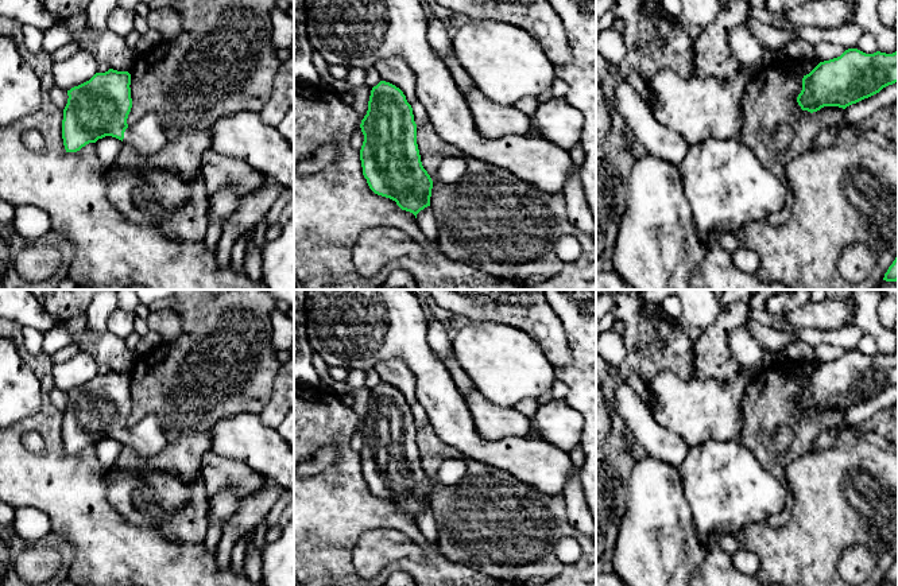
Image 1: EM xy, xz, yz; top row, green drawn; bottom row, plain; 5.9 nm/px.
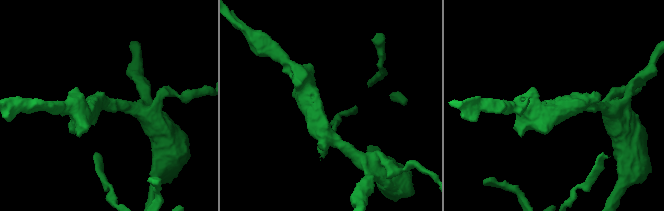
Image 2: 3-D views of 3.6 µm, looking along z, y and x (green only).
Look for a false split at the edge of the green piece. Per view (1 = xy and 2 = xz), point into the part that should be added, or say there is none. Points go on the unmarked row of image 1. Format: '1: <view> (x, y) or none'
1: xy (147, 439)
2: xz (452, 472)

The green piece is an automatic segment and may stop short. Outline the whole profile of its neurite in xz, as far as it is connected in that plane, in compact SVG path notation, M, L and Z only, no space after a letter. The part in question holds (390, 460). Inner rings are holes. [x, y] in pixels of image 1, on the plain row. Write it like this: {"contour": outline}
{"contour": "M380 383L372 389L368 412L360 426L364 443L360 451L363 477L369 490L382 498L390 500L406 513L415 517L430 508L431 490L436 484L456 485L467 474L467 461L446 459L437 477L431 480L423 470L417 446L417 426L413 410L403 393L395 387Z"}

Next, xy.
{"contour": "M109 370L96 375L89 383L67 392L67 405L63 411L62 441L66 454L77 454L89 445L112 438L131 447L144 462L154 462L166 447L167 441L156 415L144 416L133 427L127 426L132 410L131 376Z"}

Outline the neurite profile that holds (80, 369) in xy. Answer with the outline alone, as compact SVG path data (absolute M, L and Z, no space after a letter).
M82 350L69 361L53 366L55 387L65 392L89 383L96 375L97 362L94 357Z

